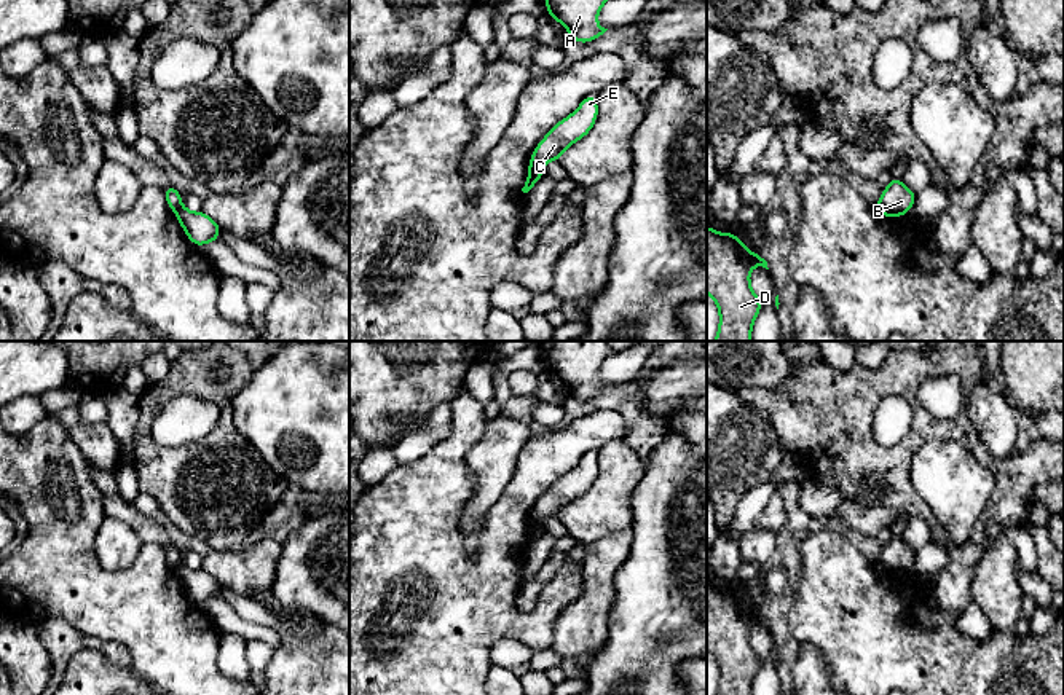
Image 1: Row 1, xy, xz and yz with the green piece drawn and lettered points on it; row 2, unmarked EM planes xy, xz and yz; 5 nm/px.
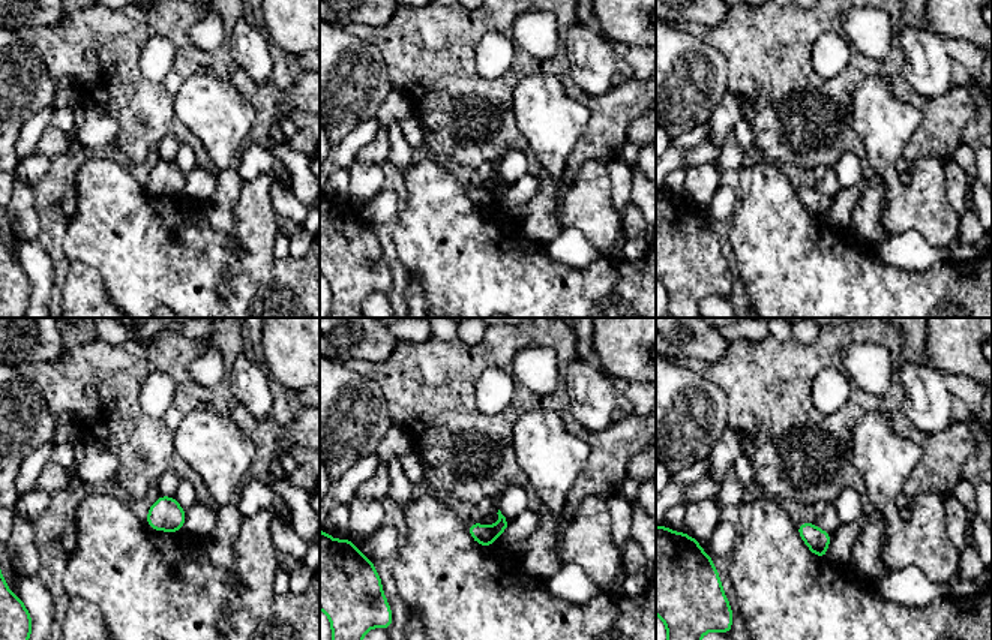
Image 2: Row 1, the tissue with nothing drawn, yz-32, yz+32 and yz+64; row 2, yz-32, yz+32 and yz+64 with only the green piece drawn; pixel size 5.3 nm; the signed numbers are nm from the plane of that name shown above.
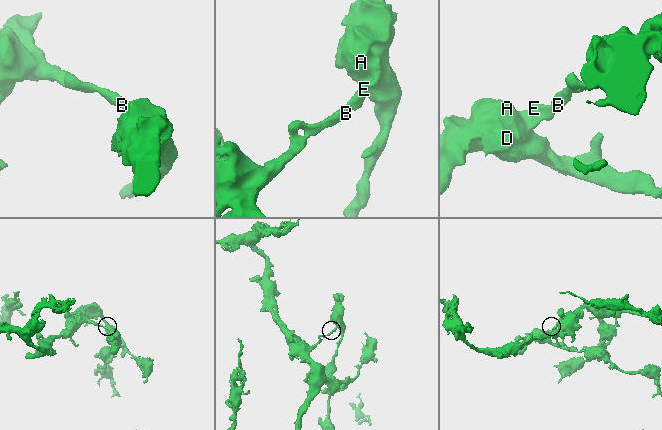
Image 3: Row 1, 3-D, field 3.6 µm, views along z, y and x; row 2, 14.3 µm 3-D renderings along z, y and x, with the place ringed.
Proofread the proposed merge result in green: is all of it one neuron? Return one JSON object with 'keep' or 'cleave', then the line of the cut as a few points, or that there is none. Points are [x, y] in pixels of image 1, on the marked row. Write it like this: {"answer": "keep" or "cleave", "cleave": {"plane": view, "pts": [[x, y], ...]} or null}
{"answer": "cleave", "cleave": {"plane": "xz", "pts": [[532, 160], [541, 168]]}}

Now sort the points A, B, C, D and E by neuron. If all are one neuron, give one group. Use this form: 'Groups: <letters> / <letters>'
Groups: A C D E / B

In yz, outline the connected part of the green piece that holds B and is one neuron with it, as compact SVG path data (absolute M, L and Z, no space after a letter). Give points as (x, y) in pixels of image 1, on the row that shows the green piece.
M893 177L890 183L884 188L879 204L887 215L904 217L914 206L917 193L908 190L901 177Z

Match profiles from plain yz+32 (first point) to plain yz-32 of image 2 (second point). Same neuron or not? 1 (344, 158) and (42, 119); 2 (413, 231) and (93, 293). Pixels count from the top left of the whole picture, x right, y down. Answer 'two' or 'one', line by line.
1: one
2: two

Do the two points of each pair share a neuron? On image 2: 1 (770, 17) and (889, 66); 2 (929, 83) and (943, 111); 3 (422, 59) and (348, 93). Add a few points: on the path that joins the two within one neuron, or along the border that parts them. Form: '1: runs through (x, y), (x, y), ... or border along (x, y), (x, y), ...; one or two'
1: runs through (782, 51), (817, 86), (842, 86), (854, 74); one
2: border along (907, 78), (931, 98), (952, 89); two
3: border along (368, 44), (372, 44), (381, 54), (393, 89); two

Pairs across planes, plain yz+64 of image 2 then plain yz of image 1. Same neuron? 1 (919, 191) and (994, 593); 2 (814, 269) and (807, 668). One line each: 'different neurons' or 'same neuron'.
1: same neuron
2: different neurons

